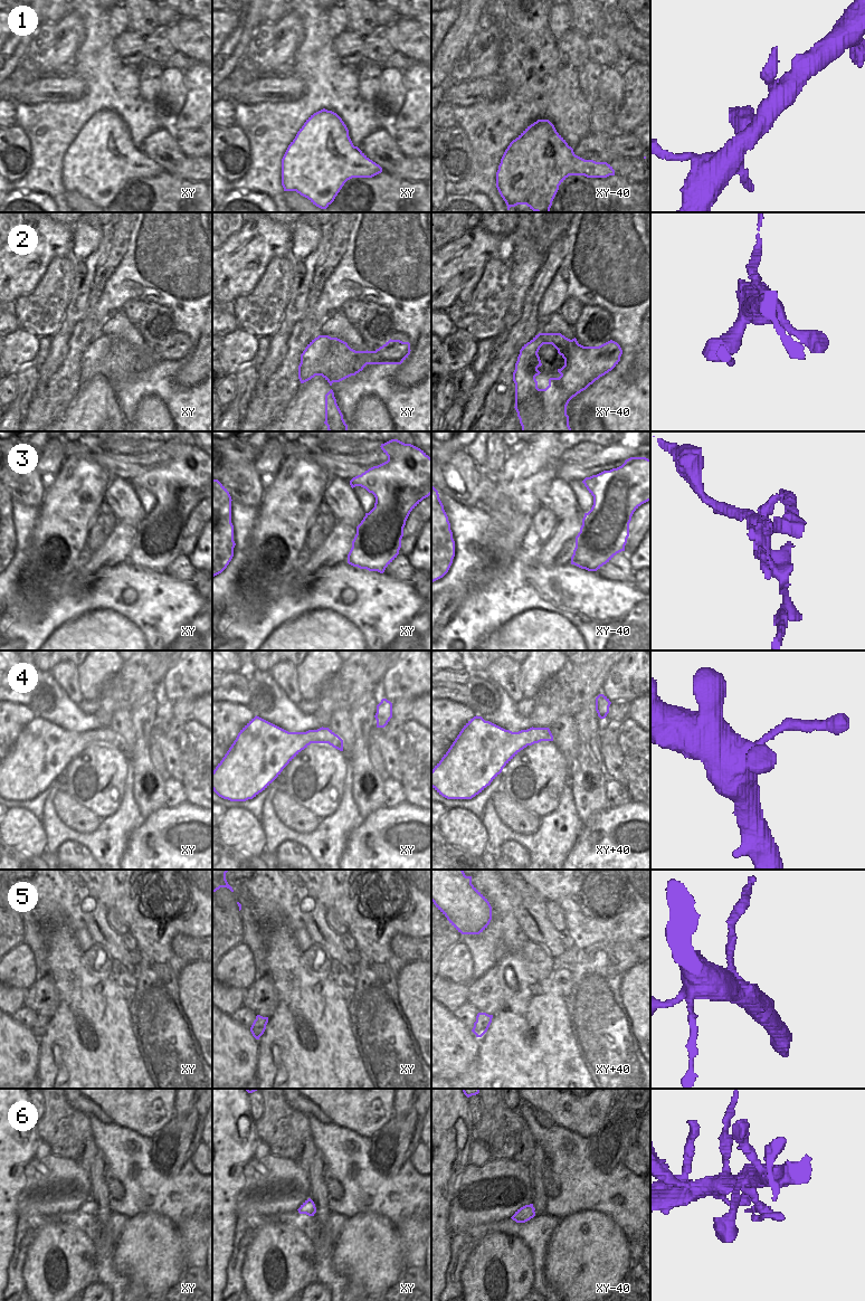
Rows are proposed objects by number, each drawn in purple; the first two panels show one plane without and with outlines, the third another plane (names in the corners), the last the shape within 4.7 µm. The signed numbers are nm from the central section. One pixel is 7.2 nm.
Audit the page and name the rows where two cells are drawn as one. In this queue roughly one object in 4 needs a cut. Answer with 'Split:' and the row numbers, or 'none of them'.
Split: 3, 5, 6

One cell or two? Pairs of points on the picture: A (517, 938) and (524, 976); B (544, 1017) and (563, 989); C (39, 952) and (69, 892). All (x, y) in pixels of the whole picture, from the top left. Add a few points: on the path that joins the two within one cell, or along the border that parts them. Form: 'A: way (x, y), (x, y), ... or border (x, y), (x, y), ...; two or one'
A: border (517, 951), (506, 953), (496, 964); two
B: border (551, 979), (558, 991), (564, 997); two
C: way (39, 938), (46, 928), (45, 917), (55, 907); one

